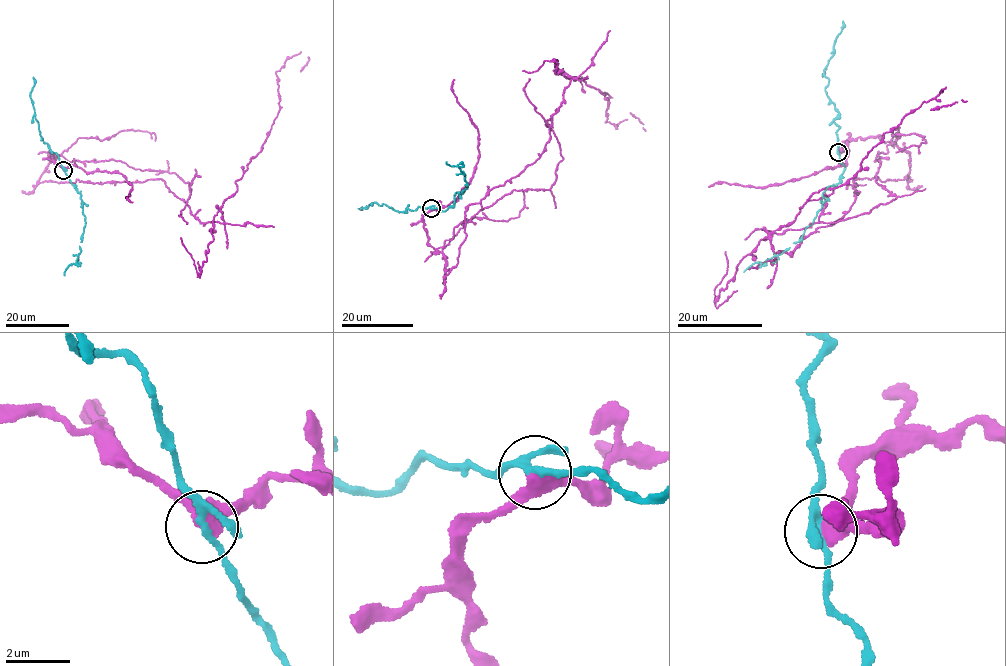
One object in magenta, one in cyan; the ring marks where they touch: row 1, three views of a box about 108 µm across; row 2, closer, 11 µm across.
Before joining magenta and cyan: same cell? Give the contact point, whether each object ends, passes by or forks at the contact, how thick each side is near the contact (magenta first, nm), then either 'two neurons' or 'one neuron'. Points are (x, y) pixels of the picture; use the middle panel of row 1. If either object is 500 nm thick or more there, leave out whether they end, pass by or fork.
(431, 208) | magenta passes by | cyan forks | 400/160 nm | two neurons

